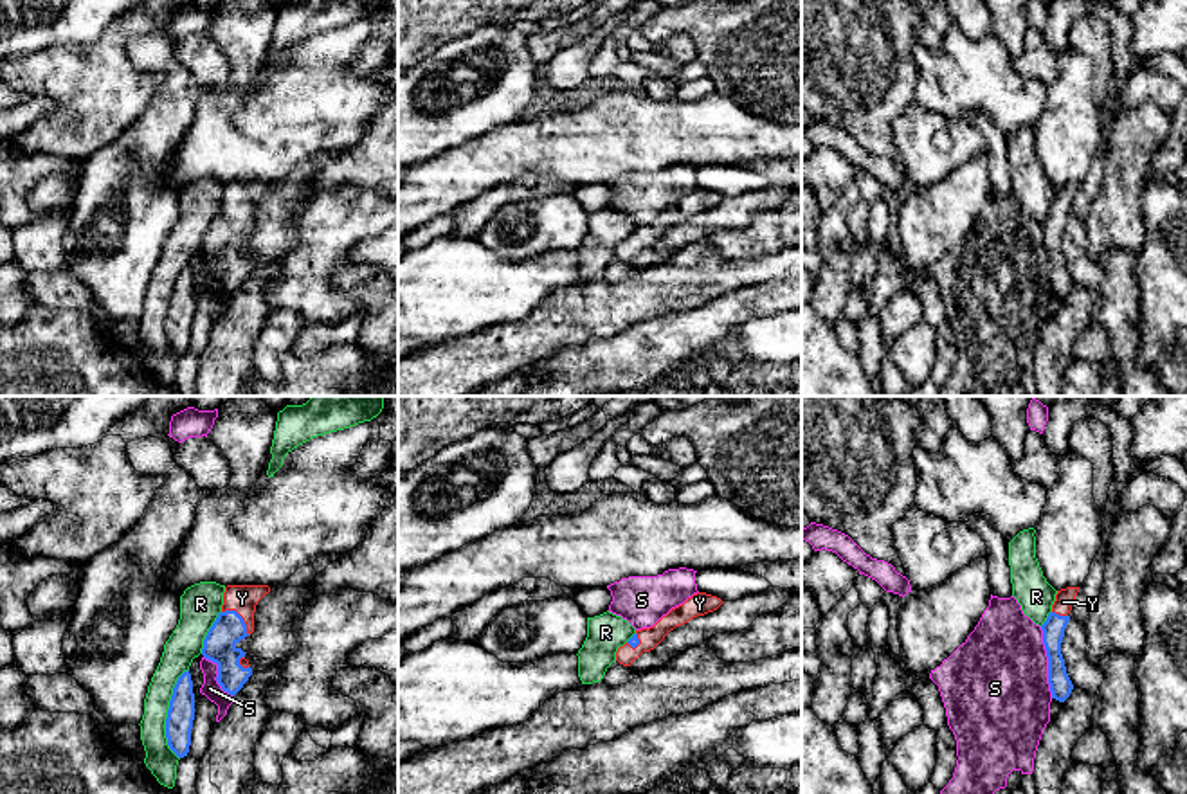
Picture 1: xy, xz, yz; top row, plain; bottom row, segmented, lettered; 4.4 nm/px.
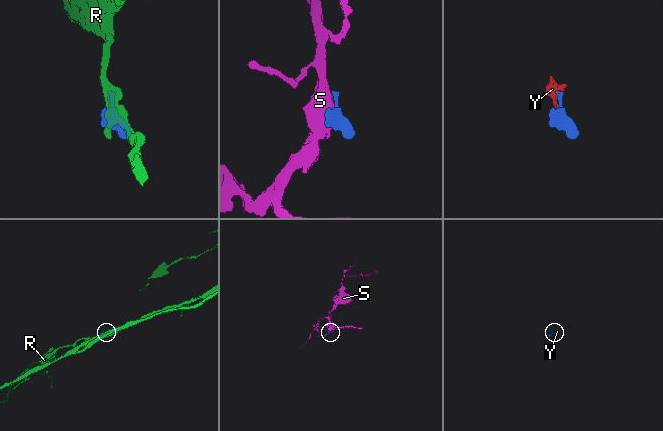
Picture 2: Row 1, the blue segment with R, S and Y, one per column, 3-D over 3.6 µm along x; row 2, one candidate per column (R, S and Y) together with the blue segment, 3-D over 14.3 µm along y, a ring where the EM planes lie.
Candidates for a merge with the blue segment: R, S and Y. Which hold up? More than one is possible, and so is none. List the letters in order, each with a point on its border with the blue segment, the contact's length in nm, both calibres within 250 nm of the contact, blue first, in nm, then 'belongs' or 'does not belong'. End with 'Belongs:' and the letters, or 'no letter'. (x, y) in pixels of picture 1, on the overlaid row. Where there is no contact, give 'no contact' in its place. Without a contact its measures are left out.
R: contact xy (168, 713); length 400 nm; calibres 120 and 140 nm; does not belong
S: contact yz (1049, 663); length 320 nm; calibres 100 and 460 nm; does not belong
Y: contact xy (240, 616); length 160 nm; calibres 140 and 130 nm; belongs
Belongs: Y

